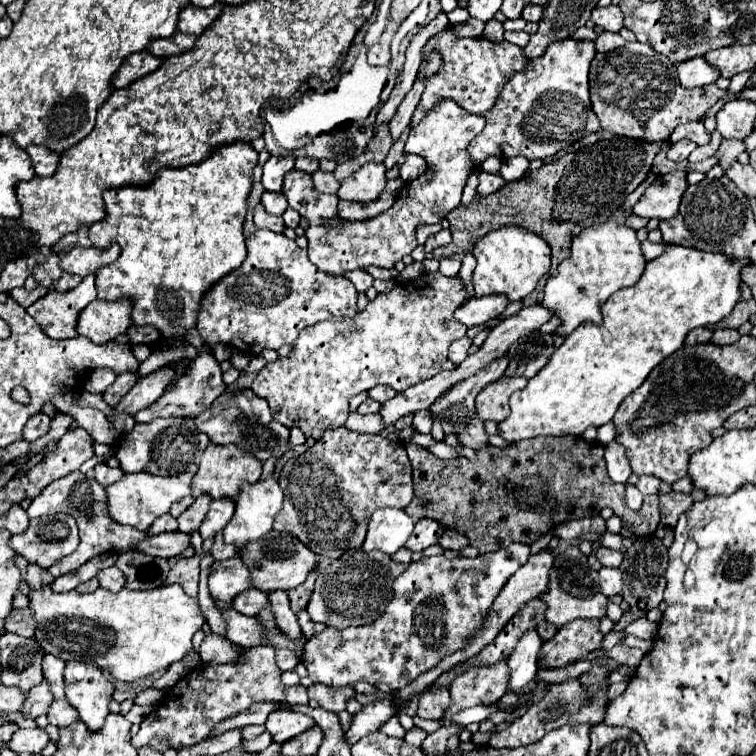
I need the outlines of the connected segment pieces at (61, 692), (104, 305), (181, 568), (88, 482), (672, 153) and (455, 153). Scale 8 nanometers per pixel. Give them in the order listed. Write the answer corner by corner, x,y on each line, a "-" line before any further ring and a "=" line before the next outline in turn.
45,654
43,658
43,674
51,682
51,692
57,700
65,698
65,688
63,688
63,670
65,662
61,658
55,658
51,654
=
93,300
89,306
83,308
77,332
79,336
89,338
93,344
105,344
111,342
115,336
125,334
131,326
131,302
129,300
117,300
117,302
101,302
=
195,554
191,558
181,558
177,564
171,568
169,576
163,580
163,586
169,584
181,584
185,594
197,596
197,584
199,584
199,560
201,556
=
71,472
69,476
55,480
53,484
49,484
29,506
27,514
29,518
39,518
39,516
49,516
49,514
69,514
77,520
79,526
79,536
81,536
81,544
79,548
65,556
63,560
59,560
57,564
53,564
49,568
49,572
53,574
53,578
59,578
67,572
77,570
79,566
83,566
85,562
89,562
93,556
101,556
101,554
123,554
129,550
135,550
137,544
141,544
141,540
149,538
149,532
141,532
137,528
129,528
123,524
117,524
111,516
109,516
109,506
107,506
107,496
105,496
105,488
95,480
95,478
87,478
83,472
=
681,140
681,142
677,142
677,144
671,144
667,158
673,160
673,162
687,160
687,156
689,156
695,148
697,148
697,144
693,144
693,142
689,142
689,140
=
443,100
437,104
425,120
411,130
409,140
405,144
407,152
415,152
427,160
427,172
421,174
419,178
407,182
395,204
381,212
375,218
361,220
361,222
349,222
343,228
333,228
325,224
327,219
337,216
337,196
327,196
321,194
313,188
311,174
307,172
297,172
291,170
285,176
283,184
283,194
291,208
297,210
301,217
309,223
309,228
305,230
305,236
309,240
309,260
329,276
343,276
345,272
351,270
367,270
369,266
377,268
395,268
395,264
411,254
417,248
417,238
415,238
415,228
419,224
437,224
441,222
453,208
459,206
463,188
467,184
467,178
473,170
471,158
467,154
469,140
473,136
481,134
485,128
485,118
477,114
465,112
459,104
453,104
453,100

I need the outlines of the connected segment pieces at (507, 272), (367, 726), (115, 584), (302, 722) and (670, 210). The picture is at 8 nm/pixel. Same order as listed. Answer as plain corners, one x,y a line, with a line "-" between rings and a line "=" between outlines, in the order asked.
503,226
499,230
483,236
475,248
473,256
477,260
477,268
473,272
475,296
483,298
489,294
503,294
507,300
523,300
531,294
537,282
549,274
551,266
551,248
537,234
527,232
519,226
=
379,700
375,704
365,706
359,714
353,716
351,728
345,732
349,744
353,744
355,740
359,740
359,738
375,732
393,714
395,714
395,702
389,702
389,700
=
115,566
97,572
97,580
99,580
99,588
111,590
111,592
121,590
123,584
125,584
125,576
123,576
123,572
121,572
119,568
115,568
=
287,708
275,710
267,716
265,728
269,730
269,734
273,736
275,742
287,742
293,736
309,730
311,726
315,726
315,720
301,714
301,712
293,712
=
669,172
657,178
639,202
633,206
633,212
643,218
659,218
667,220
679,212
679,202
683,192
687,190
685,172

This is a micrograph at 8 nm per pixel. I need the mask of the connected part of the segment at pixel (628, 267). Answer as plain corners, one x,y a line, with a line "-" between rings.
615,222
591,224
579,236
573,238
571,256
559,264
559,274
551,276
545,284
543,306
553,312
561,324
555,328
555,336
567,338
581,322
601,322
601,304
621,288
637,284
643,276
647,260
641,254
641,244
635,230
617,226

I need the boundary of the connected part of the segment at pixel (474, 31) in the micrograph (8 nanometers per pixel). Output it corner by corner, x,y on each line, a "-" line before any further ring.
469,18
465,24
459,24
453,30
455,30
457,36
473,36
473,38
479,38
479,36
483,36
483,28
485,28
485,24
481,20

